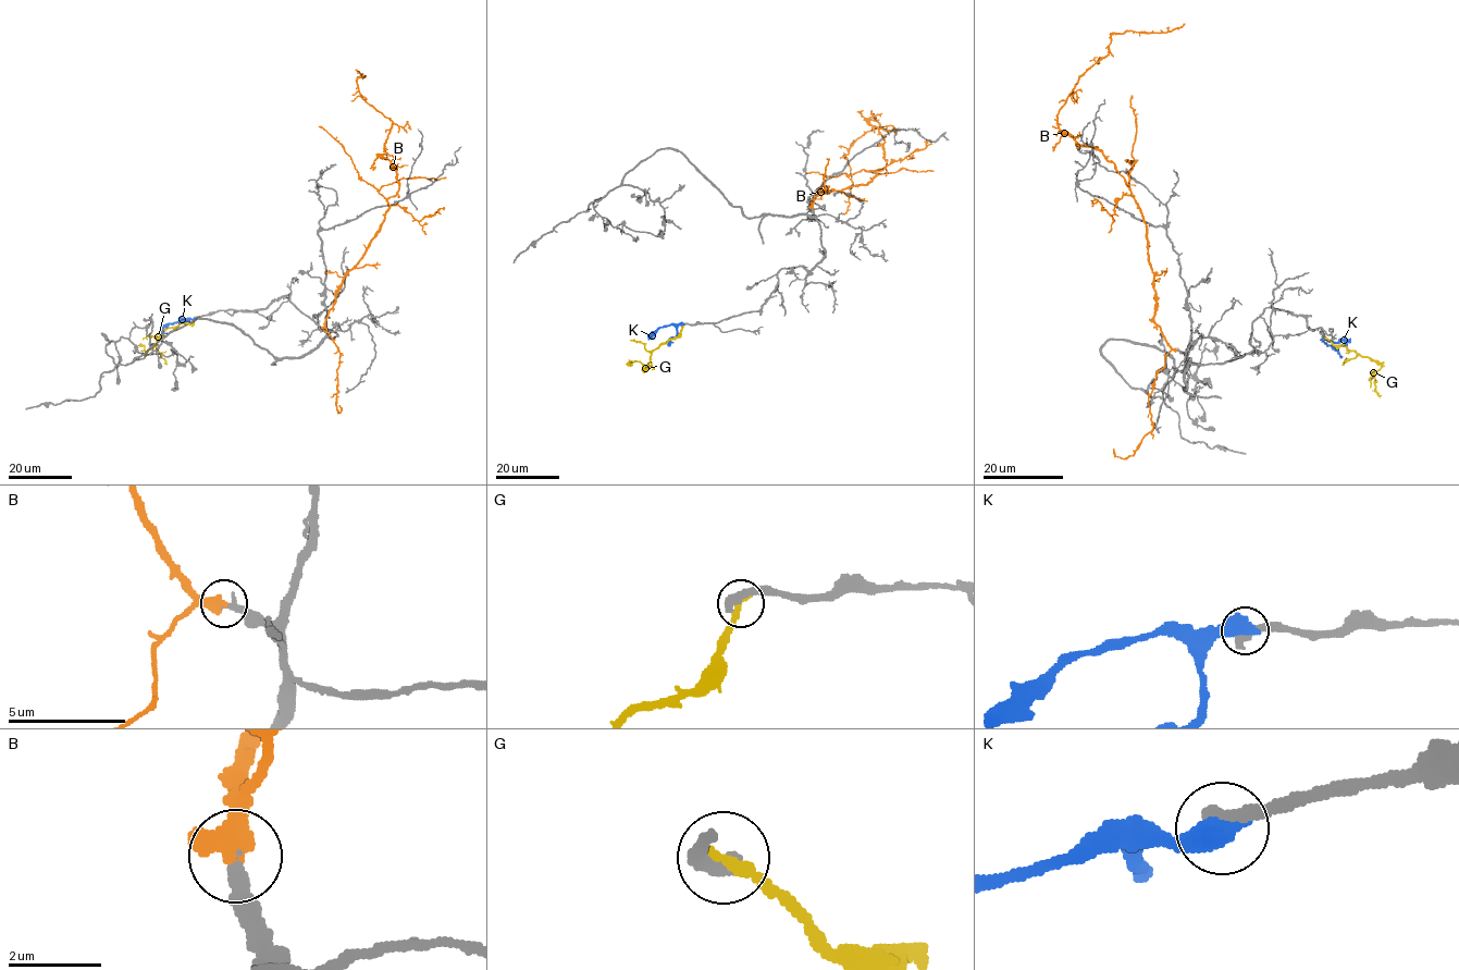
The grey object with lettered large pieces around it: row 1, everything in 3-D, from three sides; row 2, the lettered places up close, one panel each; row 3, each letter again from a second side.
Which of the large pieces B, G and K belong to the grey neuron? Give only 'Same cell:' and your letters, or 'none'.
Same cell: B

